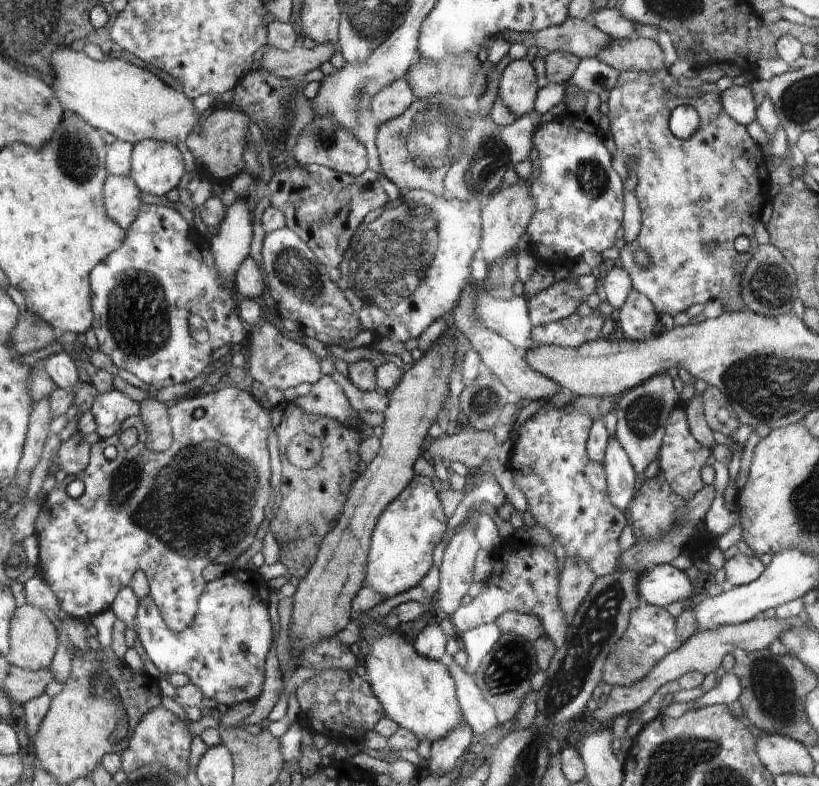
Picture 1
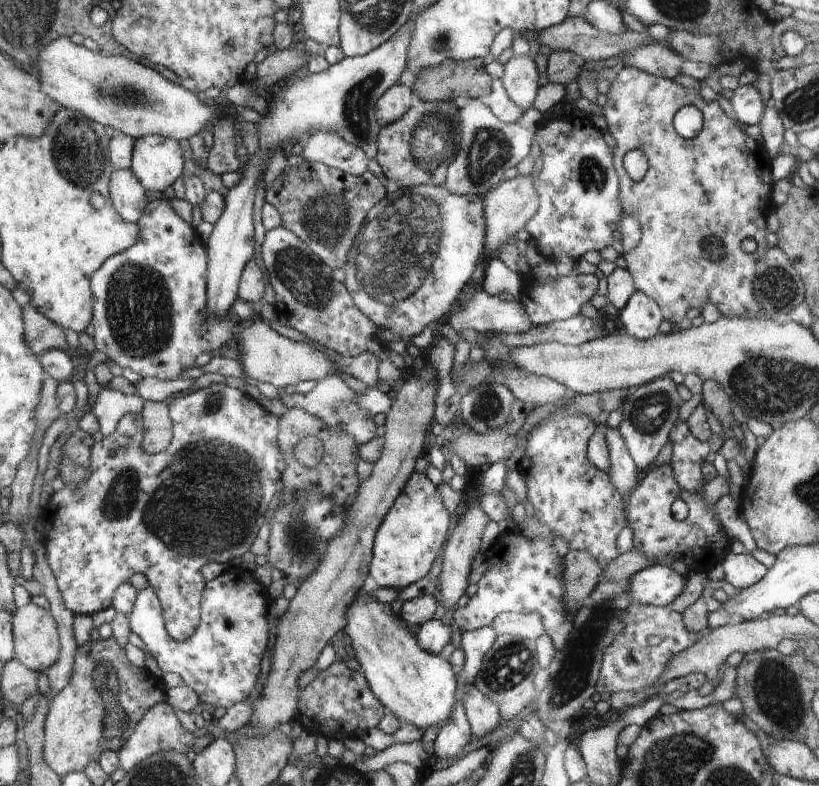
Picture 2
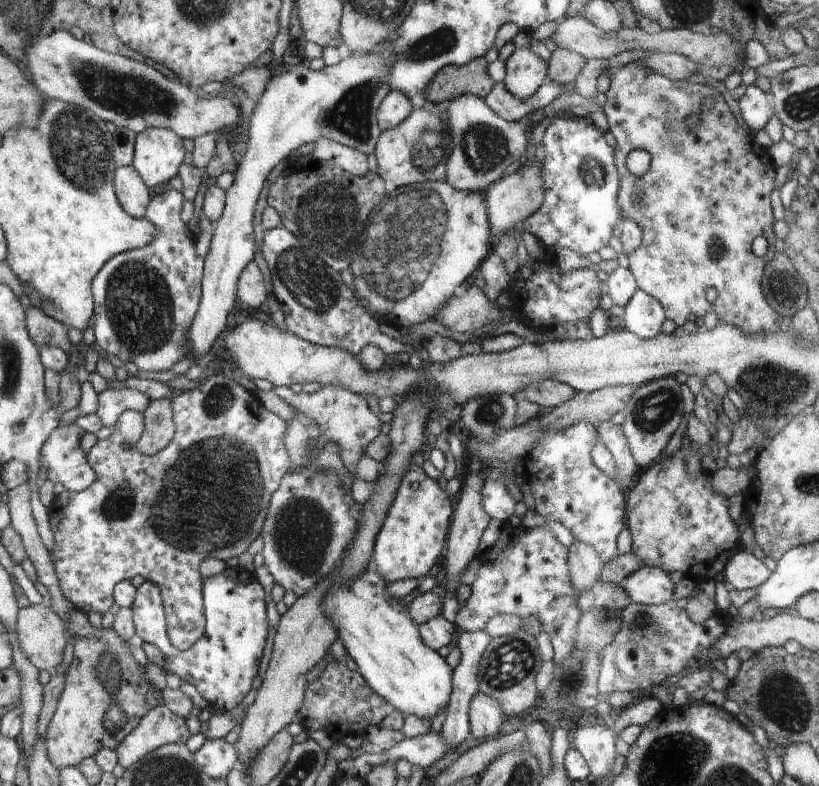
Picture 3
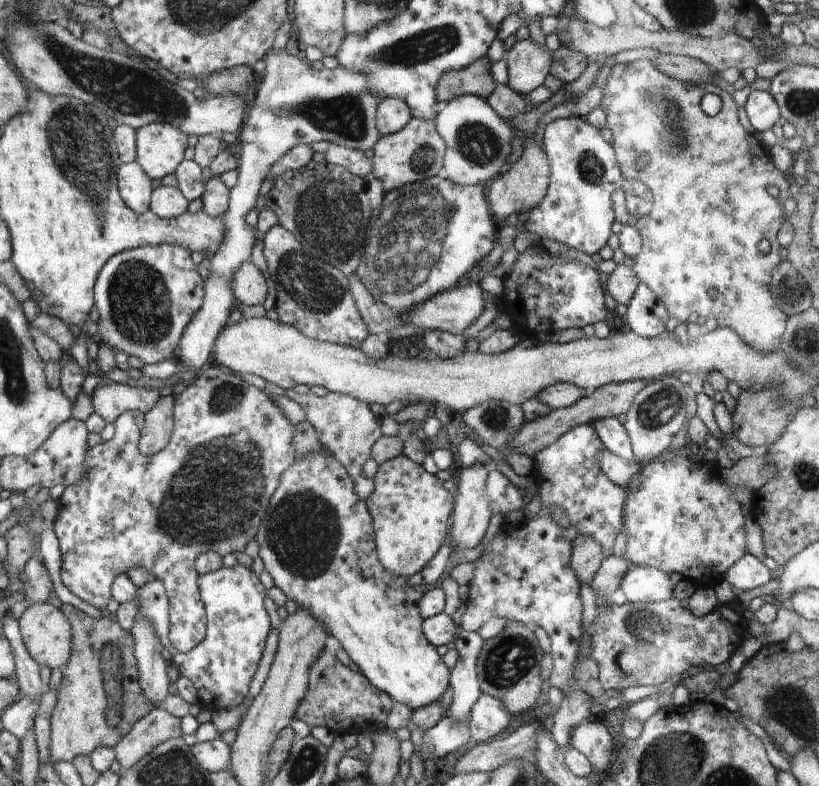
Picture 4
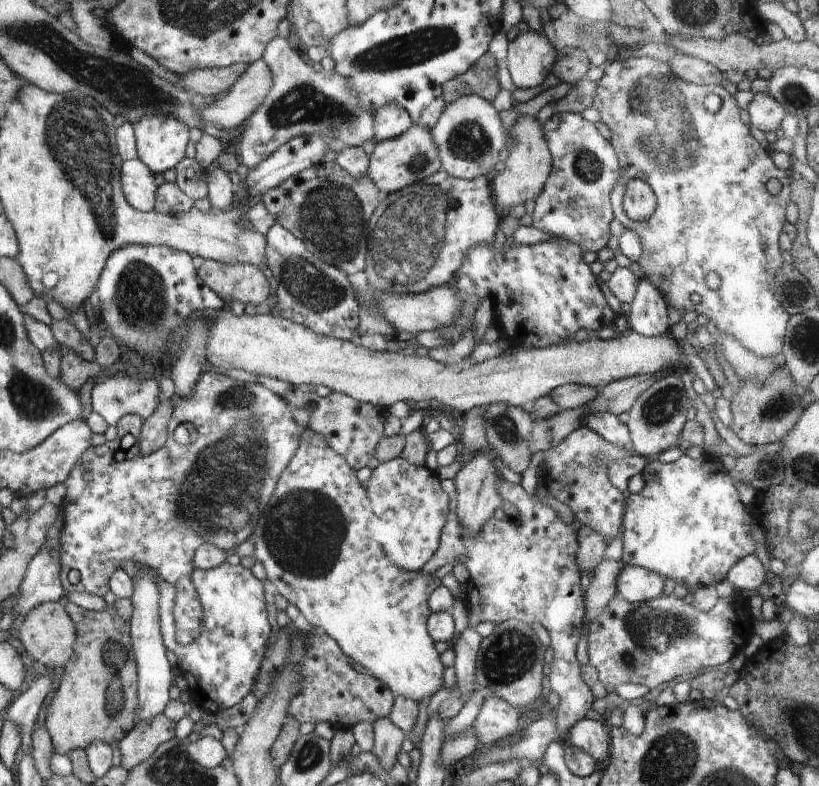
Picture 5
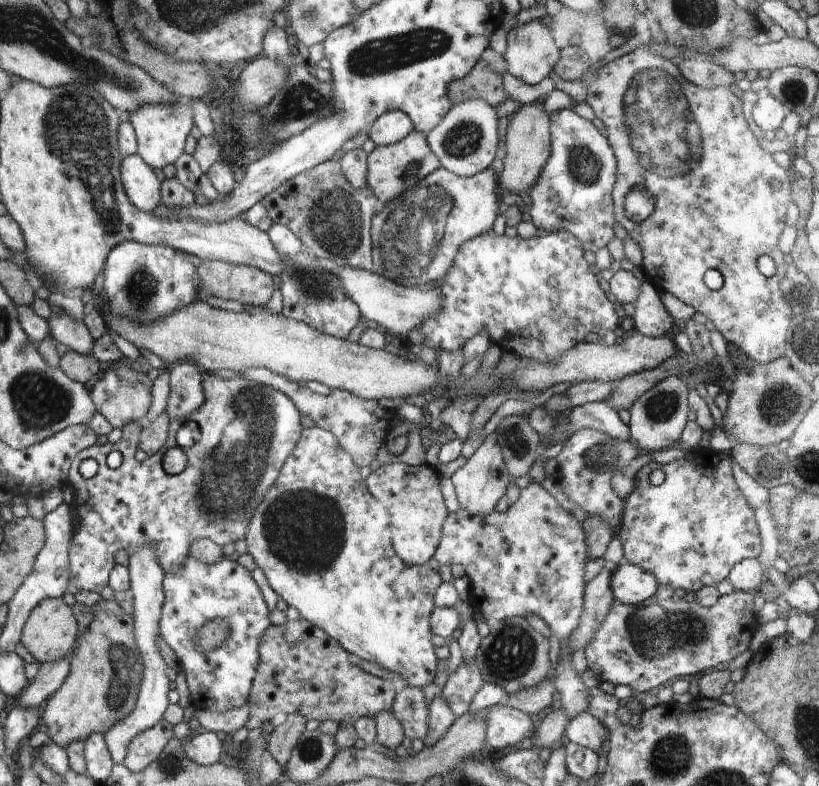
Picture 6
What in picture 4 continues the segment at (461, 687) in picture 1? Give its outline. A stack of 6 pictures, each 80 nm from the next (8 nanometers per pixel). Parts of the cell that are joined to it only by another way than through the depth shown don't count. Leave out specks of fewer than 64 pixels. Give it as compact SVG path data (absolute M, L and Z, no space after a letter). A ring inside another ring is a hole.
M482 693L472 706L469 734L473 743L484 743L498 737L510 726L512 715L502 700Z

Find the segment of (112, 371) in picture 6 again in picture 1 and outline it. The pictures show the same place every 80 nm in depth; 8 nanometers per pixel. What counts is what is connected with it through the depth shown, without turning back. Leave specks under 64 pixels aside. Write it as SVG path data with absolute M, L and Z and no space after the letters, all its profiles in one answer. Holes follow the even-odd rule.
M117 389L99 394L92 405L97 433L102 439L123 430L122 424L130 417L139 416L141 405Z

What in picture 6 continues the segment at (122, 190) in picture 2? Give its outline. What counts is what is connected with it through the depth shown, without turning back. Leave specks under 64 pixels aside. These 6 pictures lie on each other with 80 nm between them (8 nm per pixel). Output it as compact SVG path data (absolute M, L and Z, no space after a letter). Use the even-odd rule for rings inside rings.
M137 153L123 158L121 182L128 200L138 210L153 213L157 209L160 204L160 180Z

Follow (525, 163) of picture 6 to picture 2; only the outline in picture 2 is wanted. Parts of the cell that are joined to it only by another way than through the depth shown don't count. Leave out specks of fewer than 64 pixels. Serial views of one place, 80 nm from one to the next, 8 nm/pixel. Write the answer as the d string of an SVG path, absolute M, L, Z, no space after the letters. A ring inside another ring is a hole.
M517 175L513 180L502 181L498 187L486 194L486 197L483 199L483 205L486 226L484 250L486 259L489 259L491 256L497 256L500 247L504 244L515 241L518 232L524 229L530 218L533 218L538 211L538 194L536 194L536 188L534 188L534 180L532 180L531 176Z

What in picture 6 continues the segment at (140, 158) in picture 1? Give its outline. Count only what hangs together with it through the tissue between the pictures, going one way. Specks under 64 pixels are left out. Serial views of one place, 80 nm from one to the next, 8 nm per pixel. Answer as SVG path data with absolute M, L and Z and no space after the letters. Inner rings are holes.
M163 101L156 104L145 104L130 114L129 122L132 124L137 139L137 154L145 160L149 166L164 168L175 164L178 158L184 154L186 138L192 130L192 108L190 104L164 104Z

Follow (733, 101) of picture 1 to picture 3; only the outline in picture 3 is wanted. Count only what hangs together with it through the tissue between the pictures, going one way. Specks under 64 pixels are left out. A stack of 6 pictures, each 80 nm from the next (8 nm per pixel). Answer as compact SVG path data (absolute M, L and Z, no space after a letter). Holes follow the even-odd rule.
M747 86L746 91L738 99L739 110L746 124L754 132L758 132L768 124L770 116L775 114L769 94L758 86Z

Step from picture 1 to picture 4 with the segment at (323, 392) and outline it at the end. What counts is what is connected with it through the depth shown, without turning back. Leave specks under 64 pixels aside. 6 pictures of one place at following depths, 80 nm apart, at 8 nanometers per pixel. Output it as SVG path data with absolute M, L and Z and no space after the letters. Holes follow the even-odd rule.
M271 382L266 384L266 389L274 395L285 395L302 406L306 414L305 421L314 426L322 446L345 466L350 478L353 478L357 495L362 500L368 501L368 496L374 492L374 482L372 479L363 477L362 466L368 458L371 458L372 446L382 435L381 420L372 413L370 404L352 396L331 391L327 392L326 396L316 396L312 393L298 394L292 389L285 390Z

